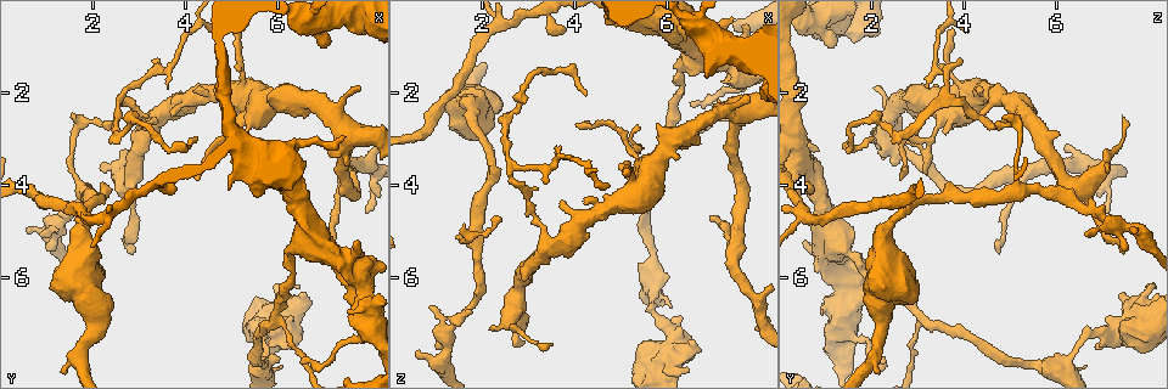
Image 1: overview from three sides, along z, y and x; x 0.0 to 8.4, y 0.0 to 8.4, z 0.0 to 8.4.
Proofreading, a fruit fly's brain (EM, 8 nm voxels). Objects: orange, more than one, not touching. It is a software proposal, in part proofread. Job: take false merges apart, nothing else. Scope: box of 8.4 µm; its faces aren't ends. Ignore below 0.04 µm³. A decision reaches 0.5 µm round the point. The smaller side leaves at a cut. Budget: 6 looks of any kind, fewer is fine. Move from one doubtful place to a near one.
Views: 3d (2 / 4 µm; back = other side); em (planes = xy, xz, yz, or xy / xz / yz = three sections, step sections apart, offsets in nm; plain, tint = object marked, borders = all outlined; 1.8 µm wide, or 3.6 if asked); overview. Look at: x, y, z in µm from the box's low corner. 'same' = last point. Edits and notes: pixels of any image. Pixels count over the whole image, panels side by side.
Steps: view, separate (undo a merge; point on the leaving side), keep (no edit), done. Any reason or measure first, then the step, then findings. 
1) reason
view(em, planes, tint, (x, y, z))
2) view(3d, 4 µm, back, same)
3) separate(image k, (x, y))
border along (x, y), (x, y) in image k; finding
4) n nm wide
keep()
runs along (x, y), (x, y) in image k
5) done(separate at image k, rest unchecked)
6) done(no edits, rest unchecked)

sudden change in width
view(em, xz, step 16, borders, (5.70, 7.15, 6.65))

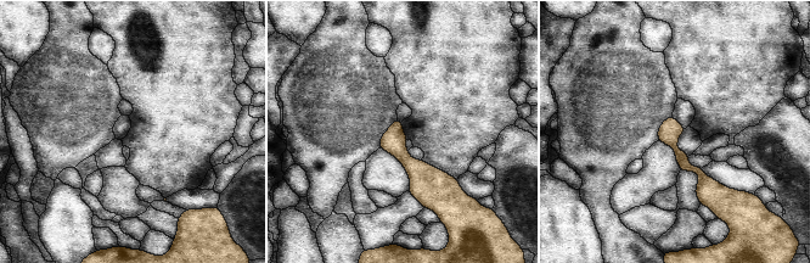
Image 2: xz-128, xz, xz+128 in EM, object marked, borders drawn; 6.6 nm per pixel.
view(em, planes, borders, same)

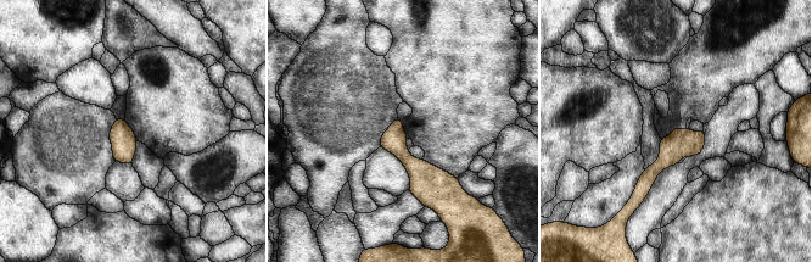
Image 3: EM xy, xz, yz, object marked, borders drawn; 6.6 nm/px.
keep()
runs along (701, 134), (682, 143), (638, 198) in image 3; one neuron here

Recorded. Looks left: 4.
three-way junction
view(em, xy, step 4, tint, (5.95, 6.95, 3.10))

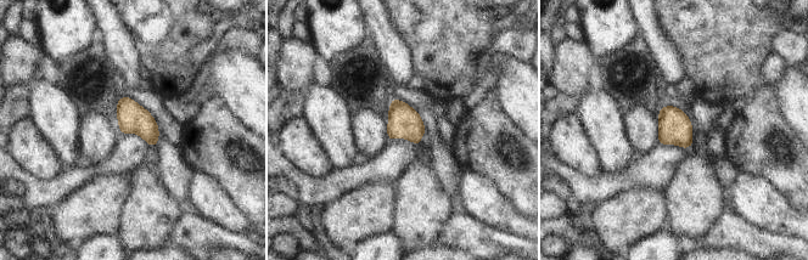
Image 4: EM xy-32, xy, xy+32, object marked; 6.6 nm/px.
view(em, planes, tint, same)

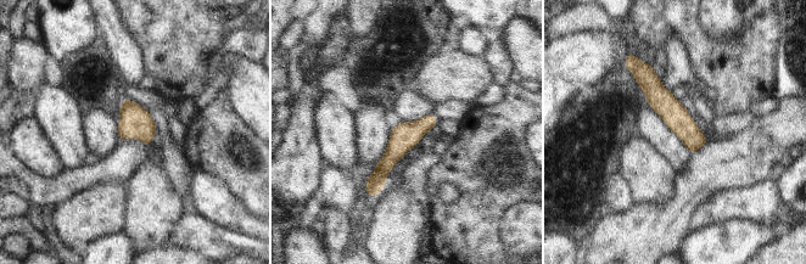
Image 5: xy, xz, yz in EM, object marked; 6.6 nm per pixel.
180 nm wide
keep()
runs along (430, 117), (387, 161), (373, 194) in image 5; continuous, no second neuron

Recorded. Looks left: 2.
arms part here
view(3d, 2 µm, (2.60, 2.05, 3.65))

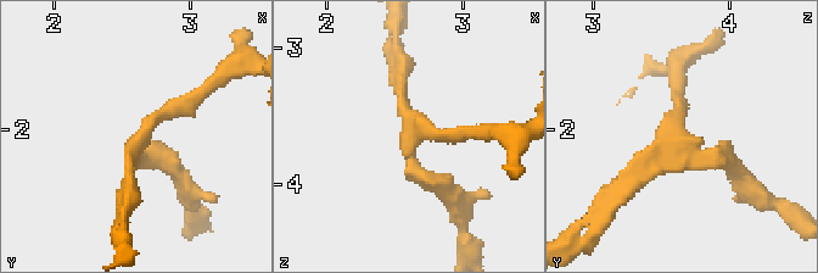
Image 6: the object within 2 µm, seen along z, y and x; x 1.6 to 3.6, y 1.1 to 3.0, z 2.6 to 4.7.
need the tissue
view(em, planes, tint, (2.60, 2.08, 3.64))

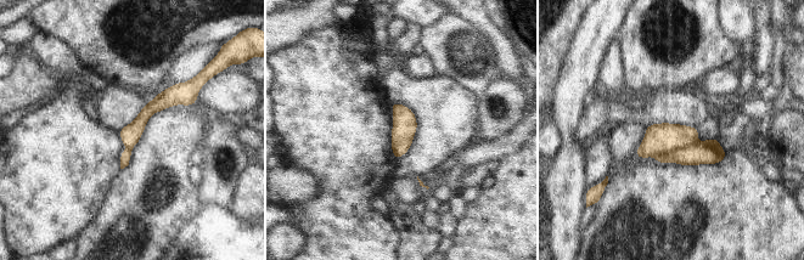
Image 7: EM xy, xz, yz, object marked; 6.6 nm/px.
separate(image 7, (659, 139))
the part that leaves runs along (191, 95), (156, 105), (128, 145) in image 7; two neurons meet here

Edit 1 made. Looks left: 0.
done(separate at image 7, rest unchecked)

